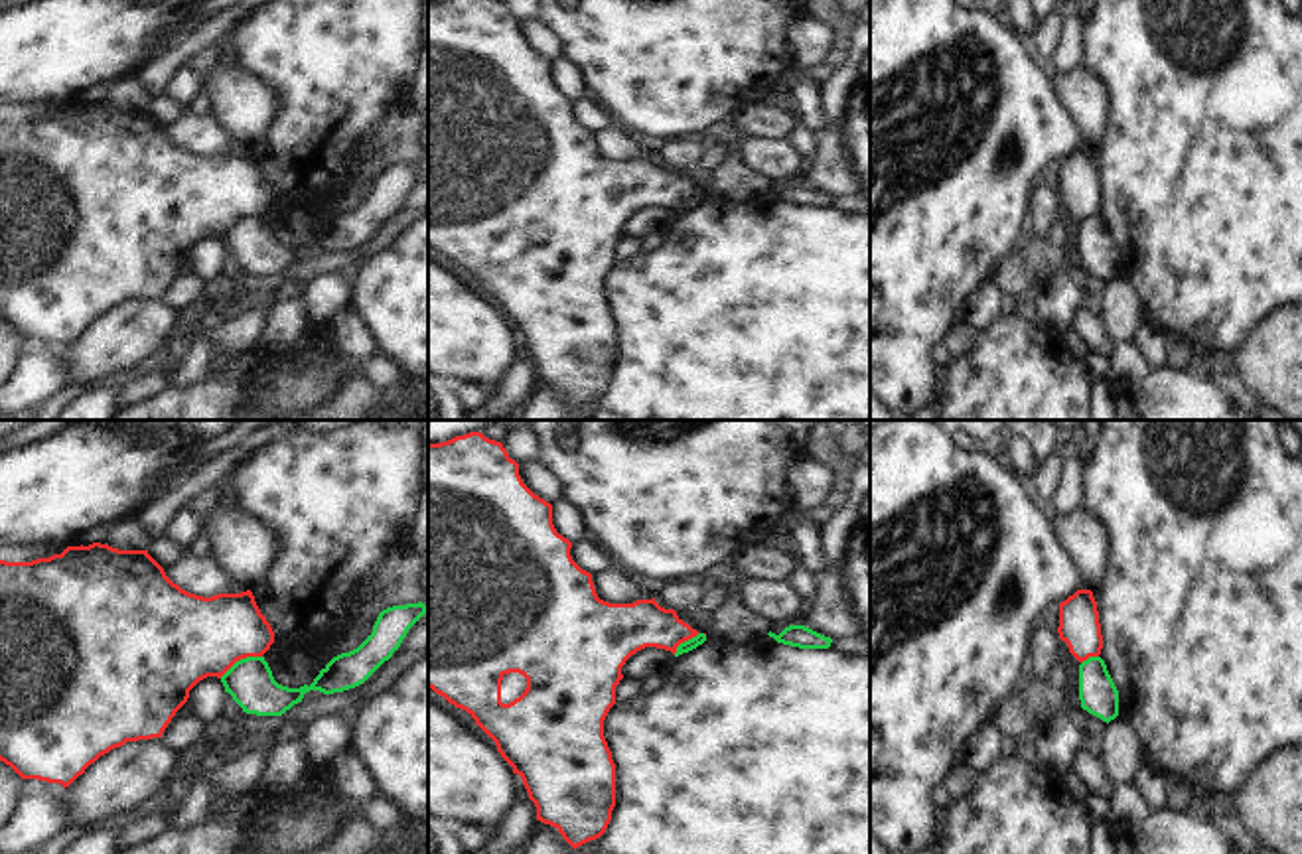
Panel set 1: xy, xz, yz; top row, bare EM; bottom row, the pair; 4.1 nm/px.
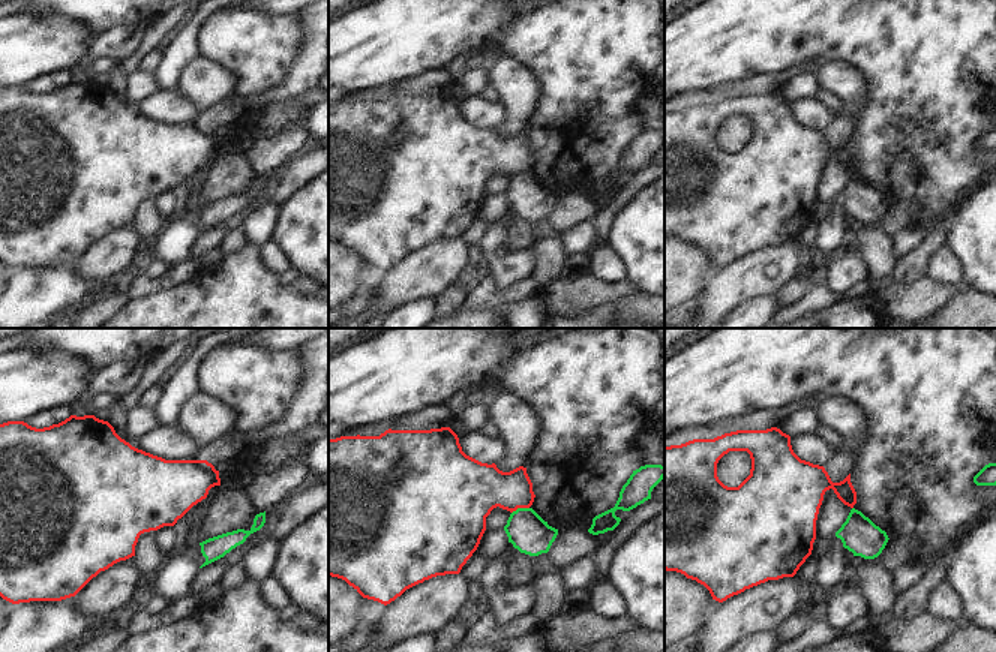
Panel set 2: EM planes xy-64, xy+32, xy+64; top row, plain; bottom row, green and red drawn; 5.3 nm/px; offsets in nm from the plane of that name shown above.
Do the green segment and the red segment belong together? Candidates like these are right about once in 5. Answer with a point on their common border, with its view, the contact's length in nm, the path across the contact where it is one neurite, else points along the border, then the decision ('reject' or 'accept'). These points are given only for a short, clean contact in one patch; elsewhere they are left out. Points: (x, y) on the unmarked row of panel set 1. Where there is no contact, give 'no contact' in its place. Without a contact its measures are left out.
contact xy (241, 217); length 200 nm; border xy (261, 213), (237, 217), (219, 235); reject

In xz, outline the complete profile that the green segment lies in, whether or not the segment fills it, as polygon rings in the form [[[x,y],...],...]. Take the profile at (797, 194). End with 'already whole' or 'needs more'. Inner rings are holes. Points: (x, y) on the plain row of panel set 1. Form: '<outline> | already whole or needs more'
[[[789,183],[779,193],[767,191],[777,201],[799,205],[799,207],[829,207],[832,197],[825,195],[805,183]]] | already whole

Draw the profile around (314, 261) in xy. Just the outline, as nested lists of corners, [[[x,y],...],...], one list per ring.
[[[381,225],[363,243],[343,250],[324,252],[320,249],[310,249],[282,274],[288,276],[292,282],[302,282],[326,270],[341,270],[347,264],[357,264],[361,254],[365,252],[365,245],[379,229]]]

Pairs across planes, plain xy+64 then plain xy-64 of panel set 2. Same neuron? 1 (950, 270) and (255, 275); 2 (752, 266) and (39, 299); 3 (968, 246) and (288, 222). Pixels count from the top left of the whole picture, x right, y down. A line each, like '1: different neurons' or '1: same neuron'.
1: different neurons
2: different neurons
3: same neuron

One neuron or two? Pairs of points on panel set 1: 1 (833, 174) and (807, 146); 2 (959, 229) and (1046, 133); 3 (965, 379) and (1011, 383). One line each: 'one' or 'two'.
1: two
2: one
3: one

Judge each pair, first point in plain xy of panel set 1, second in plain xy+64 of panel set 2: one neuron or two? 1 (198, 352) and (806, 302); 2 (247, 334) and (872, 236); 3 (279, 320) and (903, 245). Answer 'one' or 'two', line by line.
1: one
2: two
3: two

